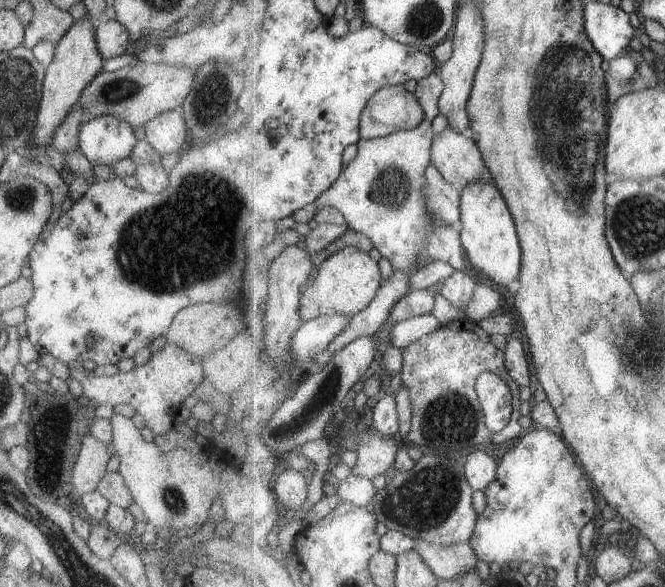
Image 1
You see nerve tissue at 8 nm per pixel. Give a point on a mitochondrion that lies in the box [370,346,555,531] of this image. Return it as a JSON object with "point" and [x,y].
{"point":[445,422]}

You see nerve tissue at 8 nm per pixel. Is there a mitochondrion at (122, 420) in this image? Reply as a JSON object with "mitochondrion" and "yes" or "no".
{"mitochondrion":"no"}

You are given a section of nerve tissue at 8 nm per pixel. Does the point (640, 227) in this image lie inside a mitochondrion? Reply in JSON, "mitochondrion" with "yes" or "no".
{"mitochondrion":"yes"}

